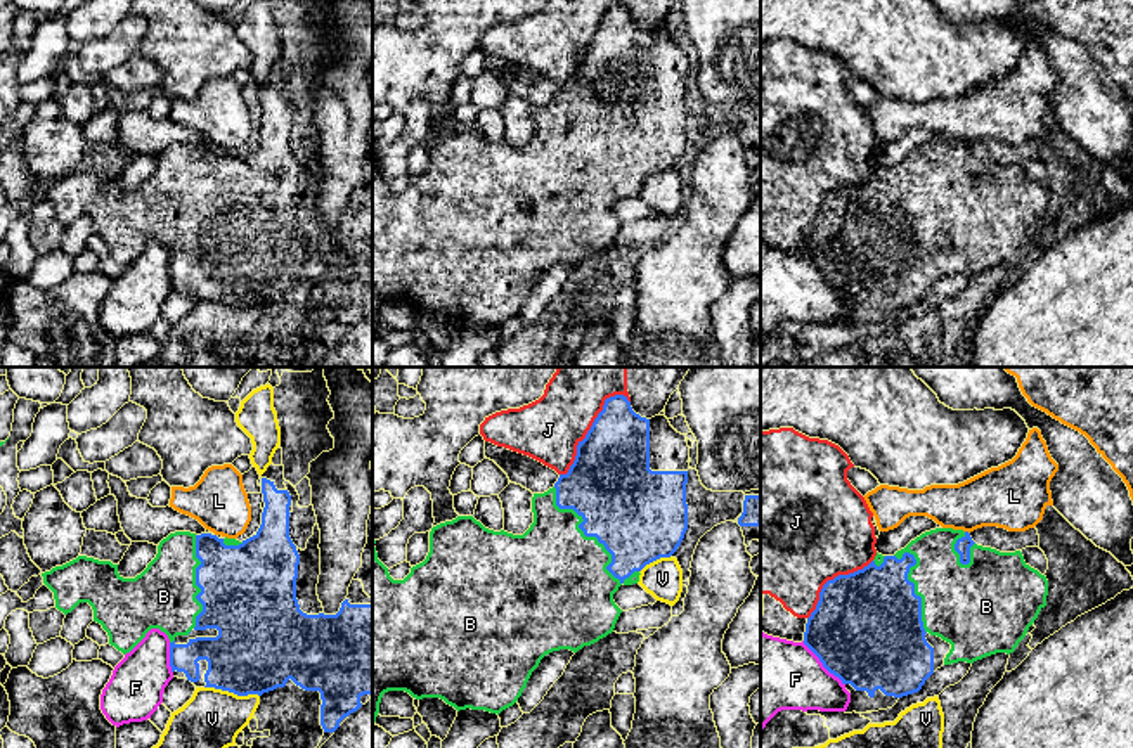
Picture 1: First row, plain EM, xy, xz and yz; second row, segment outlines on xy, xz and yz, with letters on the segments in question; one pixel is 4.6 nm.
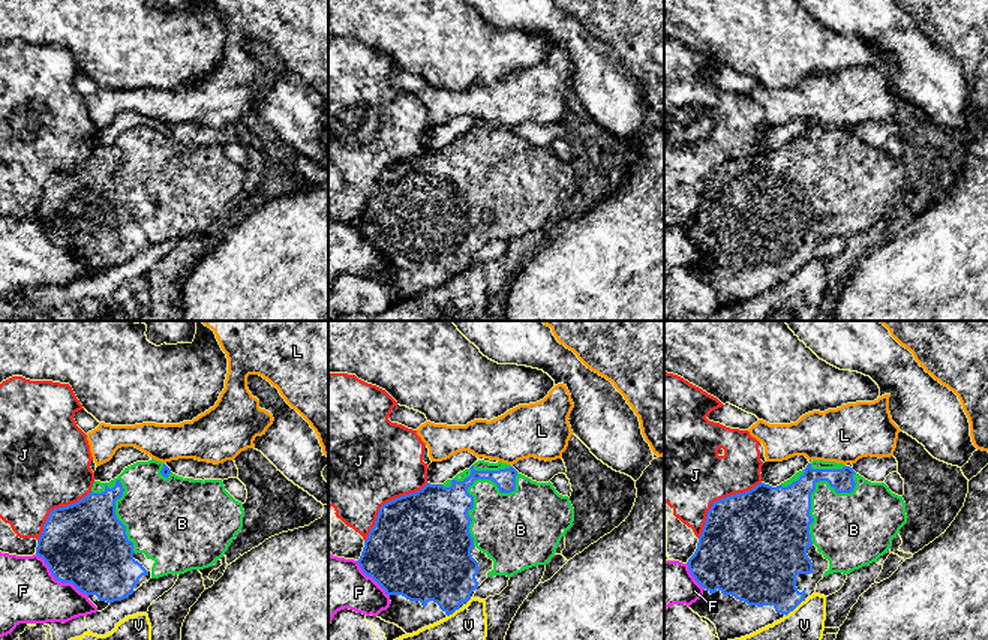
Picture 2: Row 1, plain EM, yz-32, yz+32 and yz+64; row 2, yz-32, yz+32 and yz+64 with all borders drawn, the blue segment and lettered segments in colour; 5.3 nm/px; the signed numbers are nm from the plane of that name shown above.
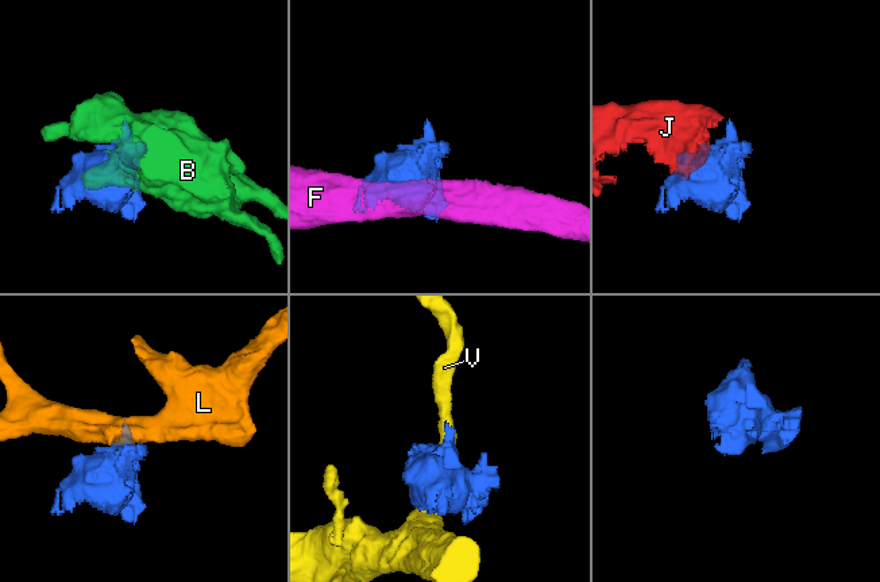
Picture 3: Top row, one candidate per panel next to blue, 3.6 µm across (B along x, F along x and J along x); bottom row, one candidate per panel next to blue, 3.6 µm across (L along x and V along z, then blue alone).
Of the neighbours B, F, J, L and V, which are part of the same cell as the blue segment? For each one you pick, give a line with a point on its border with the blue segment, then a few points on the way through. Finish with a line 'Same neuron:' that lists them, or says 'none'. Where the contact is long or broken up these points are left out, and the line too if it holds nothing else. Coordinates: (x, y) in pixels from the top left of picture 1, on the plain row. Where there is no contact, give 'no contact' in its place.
B: xz (593, 148)
Same neuron: B

